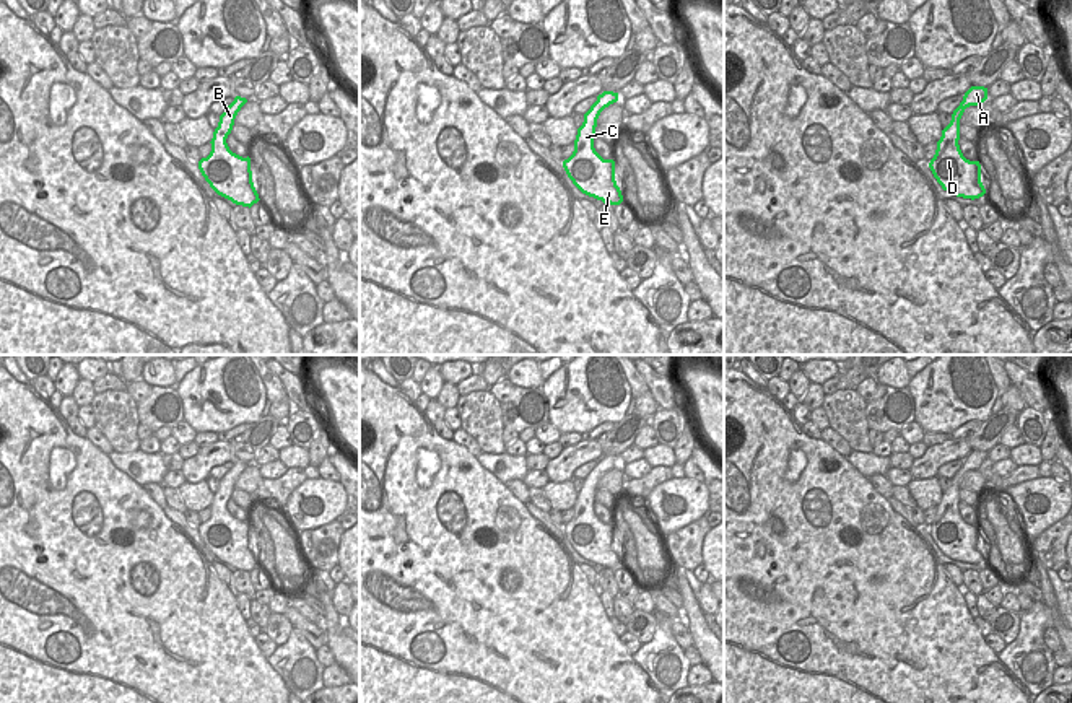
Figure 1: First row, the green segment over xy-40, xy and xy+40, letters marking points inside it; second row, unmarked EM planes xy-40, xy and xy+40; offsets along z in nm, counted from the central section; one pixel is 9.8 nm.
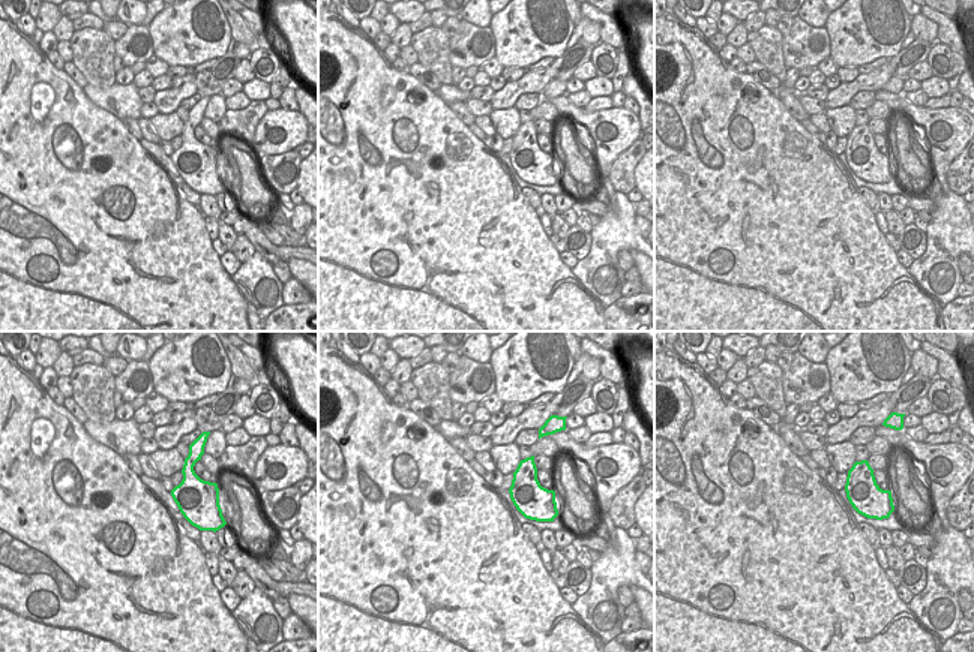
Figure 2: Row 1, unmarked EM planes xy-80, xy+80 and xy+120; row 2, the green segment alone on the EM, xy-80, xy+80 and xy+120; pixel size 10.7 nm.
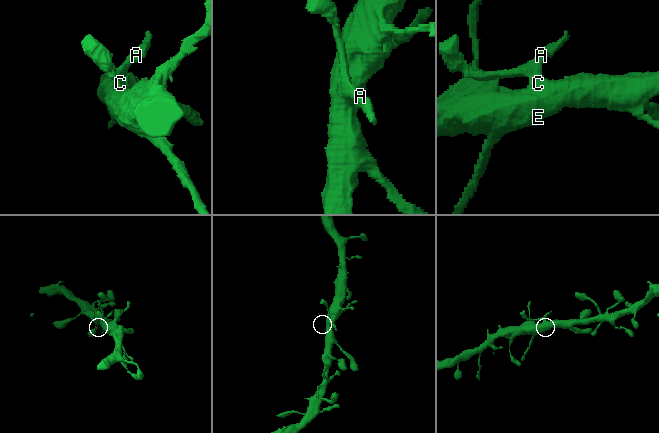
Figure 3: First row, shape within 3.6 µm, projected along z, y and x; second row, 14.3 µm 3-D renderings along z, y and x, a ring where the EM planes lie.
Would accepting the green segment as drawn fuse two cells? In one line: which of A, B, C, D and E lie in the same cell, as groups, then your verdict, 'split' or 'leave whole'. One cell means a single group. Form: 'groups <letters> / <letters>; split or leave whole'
groups A B / C D E; split

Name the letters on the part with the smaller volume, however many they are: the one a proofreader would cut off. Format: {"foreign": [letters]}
{"foreign": ["A", "B"]}

